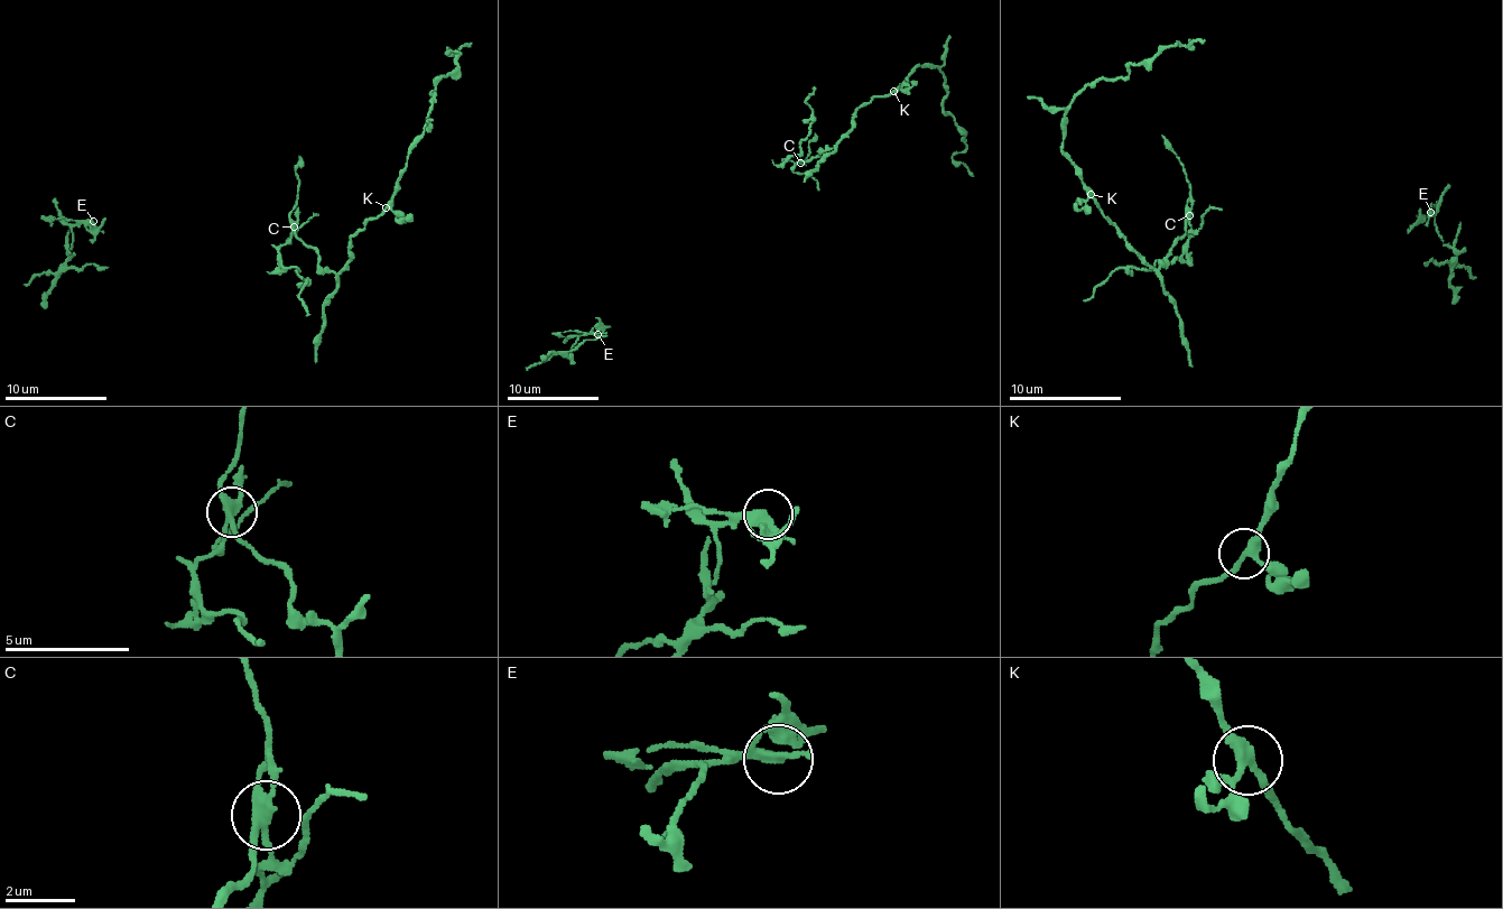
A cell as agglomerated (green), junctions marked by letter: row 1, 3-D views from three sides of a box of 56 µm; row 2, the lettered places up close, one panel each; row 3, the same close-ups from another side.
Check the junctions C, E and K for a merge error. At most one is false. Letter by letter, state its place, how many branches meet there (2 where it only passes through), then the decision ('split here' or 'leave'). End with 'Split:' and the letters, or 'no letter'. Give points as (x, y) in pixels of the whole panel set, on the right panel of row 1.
C: (1189, 215) | 4 | split here
E: (1430, 212) | 4 | leave
K: (1091, 194) | 3 | leave
Split: C

